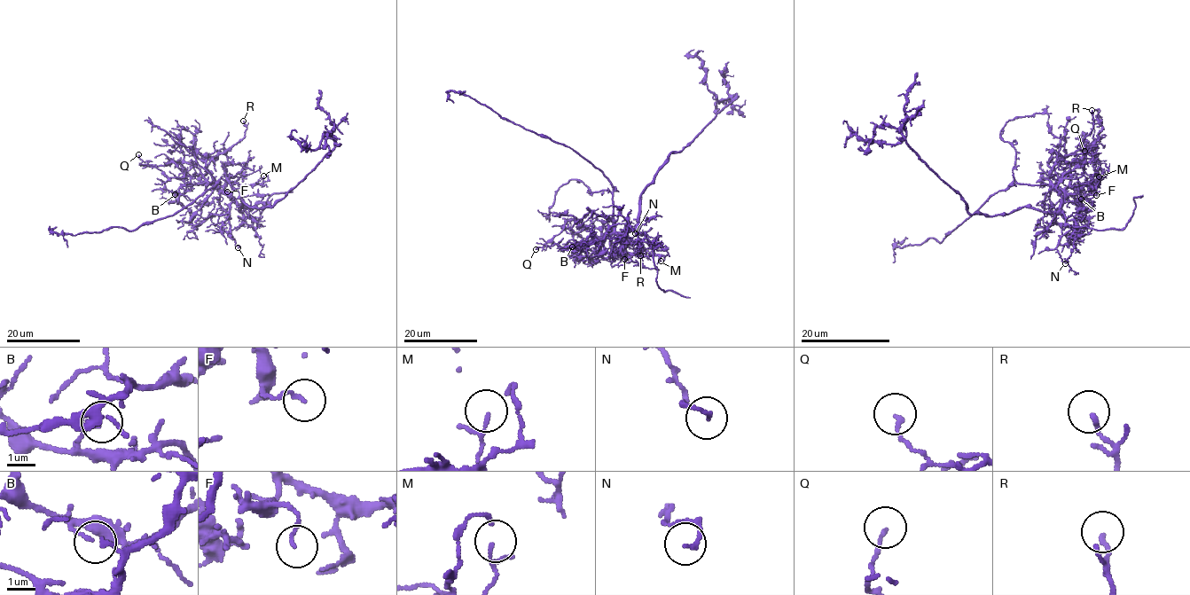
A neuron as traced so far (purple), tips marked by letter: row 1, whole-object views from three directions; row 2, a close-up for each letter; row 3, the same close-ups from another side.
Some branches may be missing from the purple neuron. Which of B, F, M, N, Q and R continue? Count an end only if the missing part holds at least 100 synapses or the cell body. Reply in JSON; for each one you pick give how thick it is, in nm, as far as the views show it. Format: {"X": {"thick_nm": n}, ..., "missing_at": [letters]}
{"missing_at": []}

